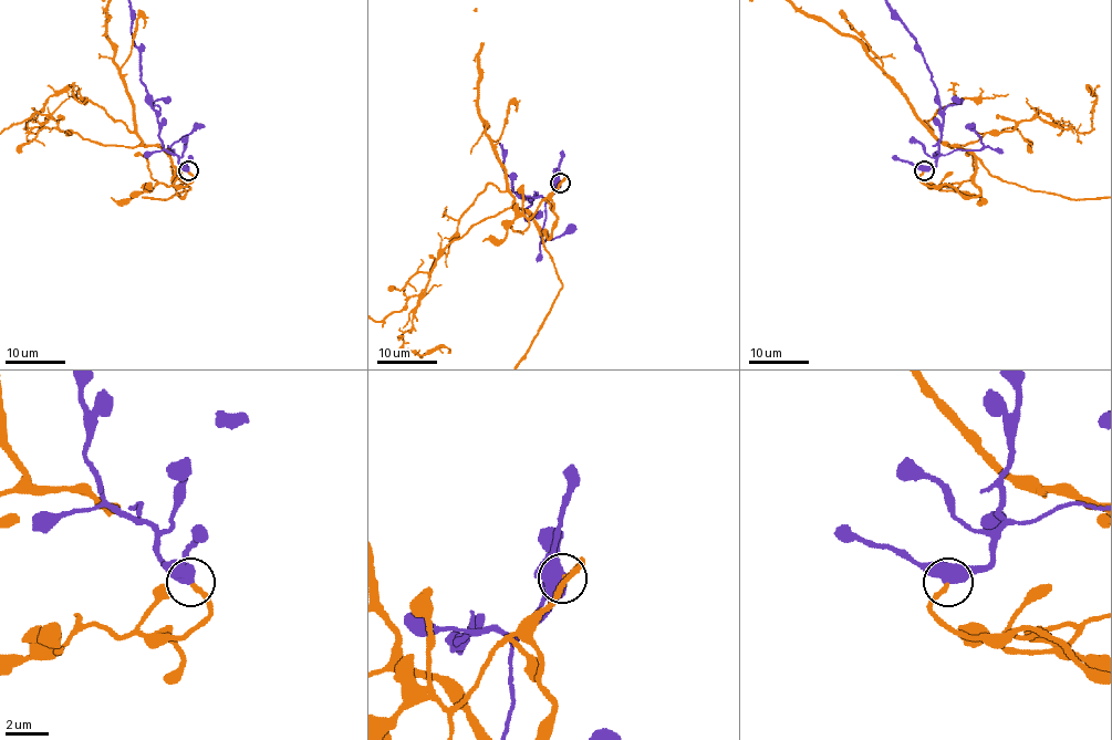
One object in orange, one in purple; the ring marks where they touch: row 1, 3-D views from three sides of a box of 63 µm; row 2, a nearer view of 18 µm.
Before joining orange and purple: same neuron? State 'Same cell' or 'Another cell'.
Same cell

